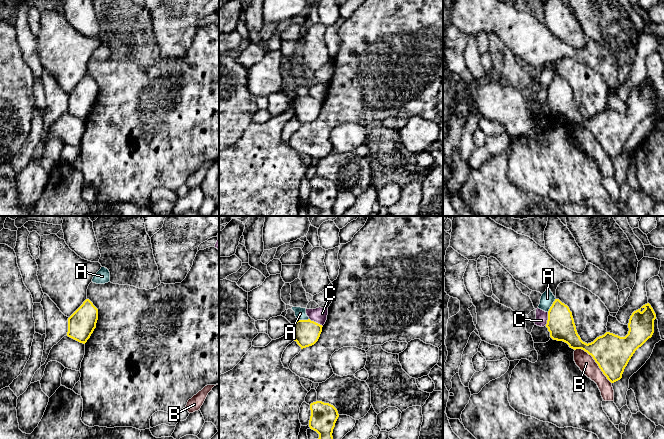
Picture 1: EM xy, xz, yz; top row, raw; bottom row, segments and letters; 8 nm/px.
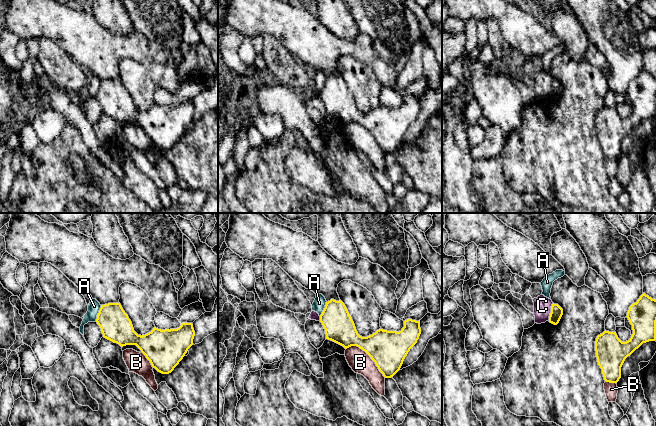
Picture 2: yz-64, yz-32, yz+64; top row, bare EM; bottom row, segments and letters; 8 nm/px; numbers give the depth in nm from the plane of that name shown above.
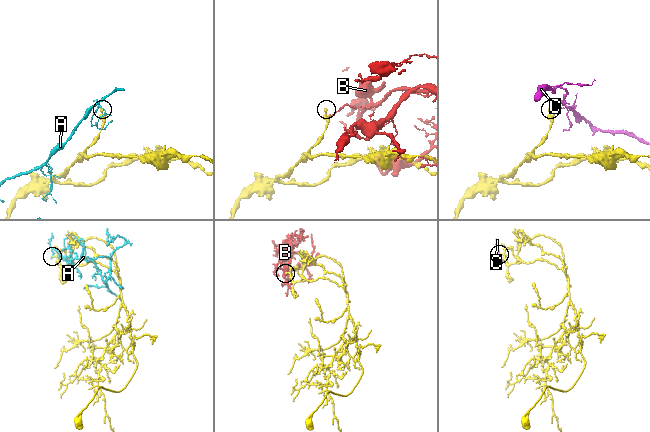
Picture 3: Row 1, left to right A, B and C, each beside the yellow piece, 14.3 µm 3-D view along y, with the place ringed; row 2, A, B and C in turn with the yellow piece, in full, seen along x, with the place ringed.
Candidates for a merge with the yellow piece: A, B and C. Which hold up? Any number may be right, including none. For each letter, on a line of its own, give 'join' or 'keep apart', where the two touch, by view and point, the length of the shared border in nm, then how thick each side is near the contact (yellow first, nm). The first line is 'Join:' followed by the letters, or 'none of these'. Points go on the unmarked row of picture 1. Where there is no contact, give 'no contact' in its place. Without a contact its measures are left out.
Join: none of these
A: keep apart; contact yz (552, 81); length 130 nm; calibres 220 and 110 nm
B: keep apart; contact yz (595, 137); length 400 nm; calibres 300 and 140 nm
C: keep apart; contact xz (315, 98); length 130 nm; calibres 200 and 130 nm

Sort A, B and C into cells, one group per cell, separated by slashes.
A / B / C

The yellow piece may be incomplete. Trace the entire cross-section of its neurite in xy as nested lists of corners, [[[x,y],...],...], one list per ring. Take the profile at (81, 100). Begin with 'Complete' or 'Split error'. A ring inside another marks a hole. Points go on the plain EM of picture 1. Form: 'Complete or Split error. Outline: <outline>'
Complete. Outline: [[[86,75],[68,94],[67,112],[85,120],[96,104],[97,96],[98,85],[89,75]]]

